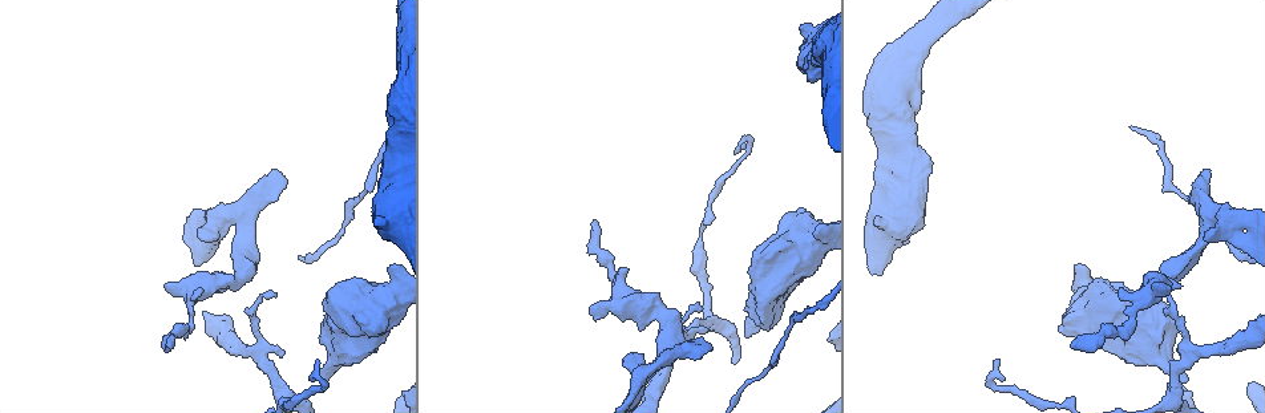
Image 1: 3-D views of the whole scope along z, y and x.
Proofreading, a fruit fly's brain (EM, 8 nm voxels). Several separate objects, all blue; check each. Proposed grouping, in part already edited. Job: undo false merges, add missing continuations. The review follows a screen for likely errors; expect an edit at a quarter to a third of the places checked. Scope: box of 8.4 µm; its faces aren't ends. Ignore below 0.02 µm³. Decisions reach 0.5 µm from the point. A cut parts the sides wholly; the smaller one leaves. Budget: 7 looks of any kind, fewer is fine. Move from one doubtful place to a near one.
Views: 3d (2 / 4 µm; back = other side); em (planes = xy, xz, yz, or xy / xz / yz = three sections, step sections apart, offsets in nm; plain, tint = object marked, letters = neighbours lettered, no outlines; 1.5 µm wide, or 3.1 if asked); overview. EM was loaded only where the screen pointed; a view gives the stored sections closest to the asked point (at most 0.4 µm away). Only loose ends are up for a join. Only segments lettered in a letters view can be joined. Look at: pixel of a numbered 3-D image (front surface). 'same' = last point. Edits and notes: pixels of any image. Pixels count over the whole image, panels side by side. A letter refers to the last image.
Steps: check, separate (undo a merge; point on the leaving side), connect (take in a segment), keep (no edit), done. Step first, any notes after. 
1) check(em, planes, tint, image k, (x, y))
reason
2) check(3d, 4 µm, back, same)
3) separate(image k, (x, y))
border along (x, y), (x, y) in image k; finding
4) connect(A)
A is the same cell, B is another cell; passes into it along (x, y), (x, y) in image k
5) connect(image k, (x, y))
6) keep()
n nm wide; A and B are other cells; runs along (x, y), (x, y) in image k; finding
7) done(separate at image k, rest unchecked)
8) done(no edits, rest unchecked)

check(em, xz, step 4, letters, image 1, (377, 224))
free end

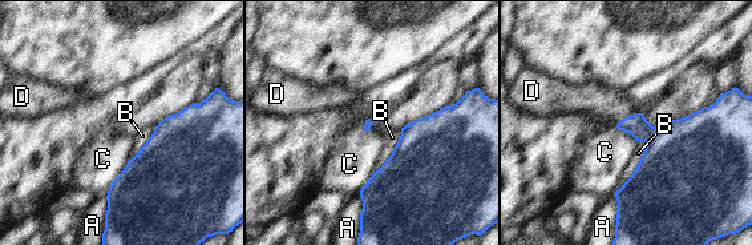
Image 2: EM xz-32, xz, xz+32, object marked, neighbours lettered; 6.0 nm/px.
connect(D)
B touches over 360 nm; D is the same cell, A, B and C are other cells; passes into it along (660, 140), (626, 117), (610, 105) in image 2; it goes on there

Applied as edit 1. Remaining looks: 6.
check(em, planes, letters, image 1, (167, 345))
branch stops here

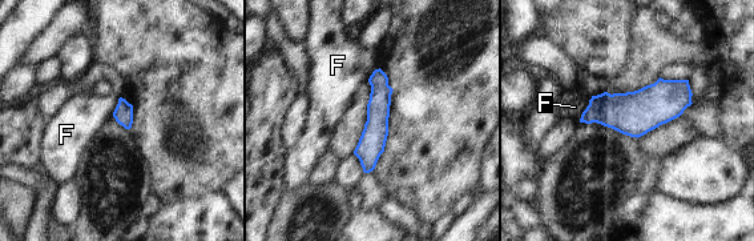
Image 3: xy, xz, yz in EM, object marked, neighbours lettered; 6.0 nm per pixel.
keep()
160 nm wide; F is another cell; border along (589, 100), (579, 121) in image 3; no lettered segment goes on from it

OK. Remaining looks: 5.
check(em, planes, plain, image 1, (285, 175))
branch stops here

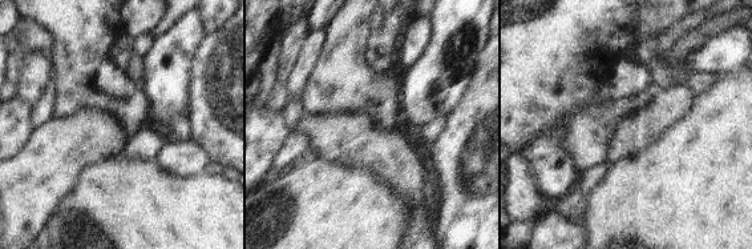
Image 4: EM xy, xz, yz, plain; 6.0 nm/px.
check(em, planes, letters, same)
see the neighbours

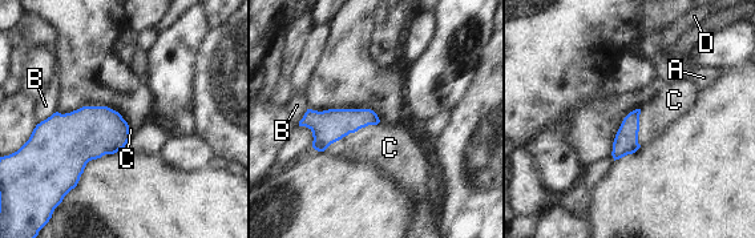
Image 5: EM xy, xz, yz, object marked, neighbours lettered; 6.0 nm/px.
connect(C)
C touches over 380 nm; C is the same cell, A, B and D are other cells; it goes on there

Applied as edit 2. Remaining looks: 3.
done(connect at image 2, connect at image 5, rest unchecked)

